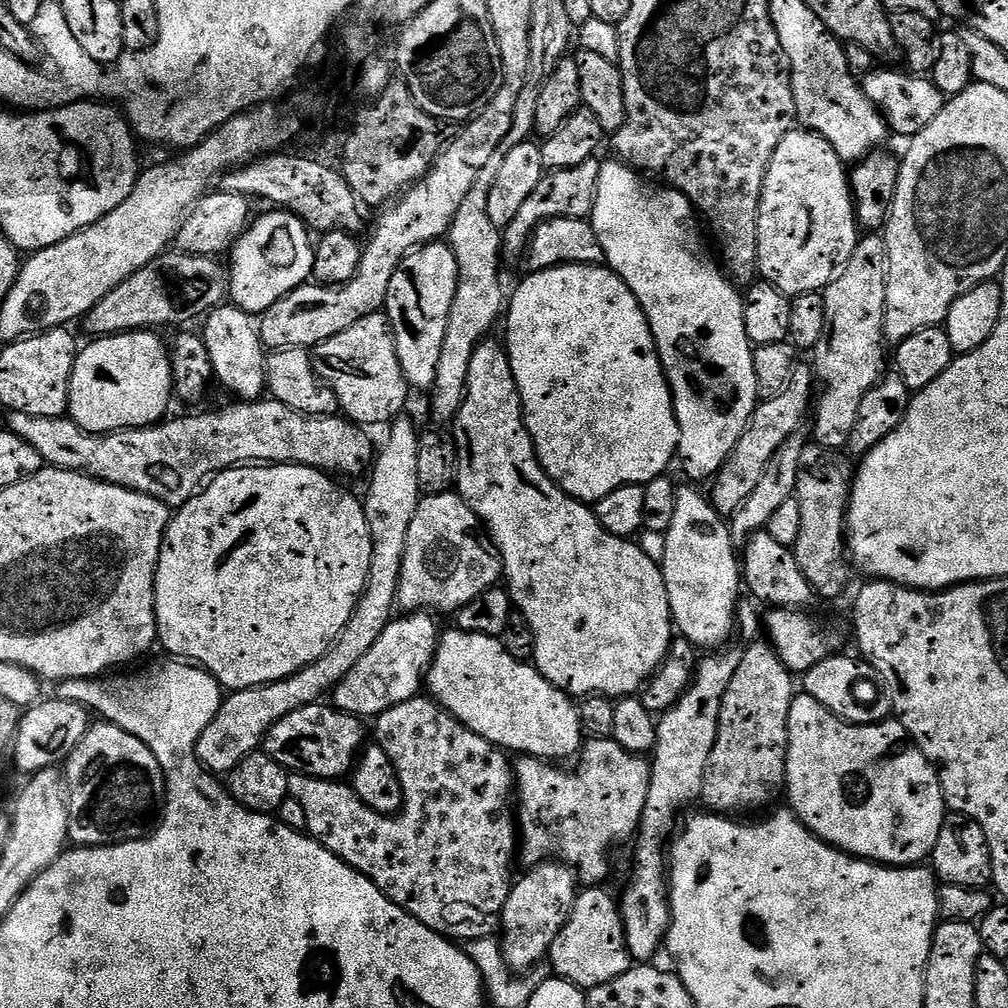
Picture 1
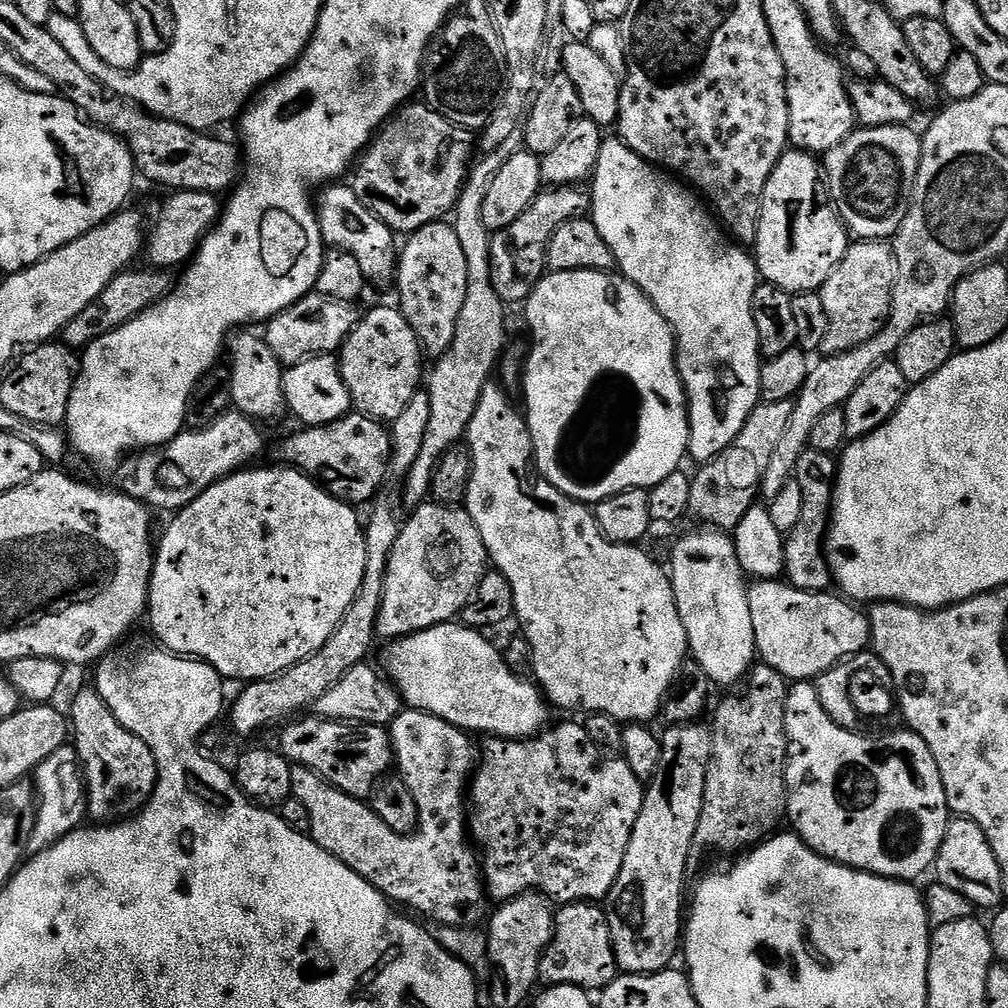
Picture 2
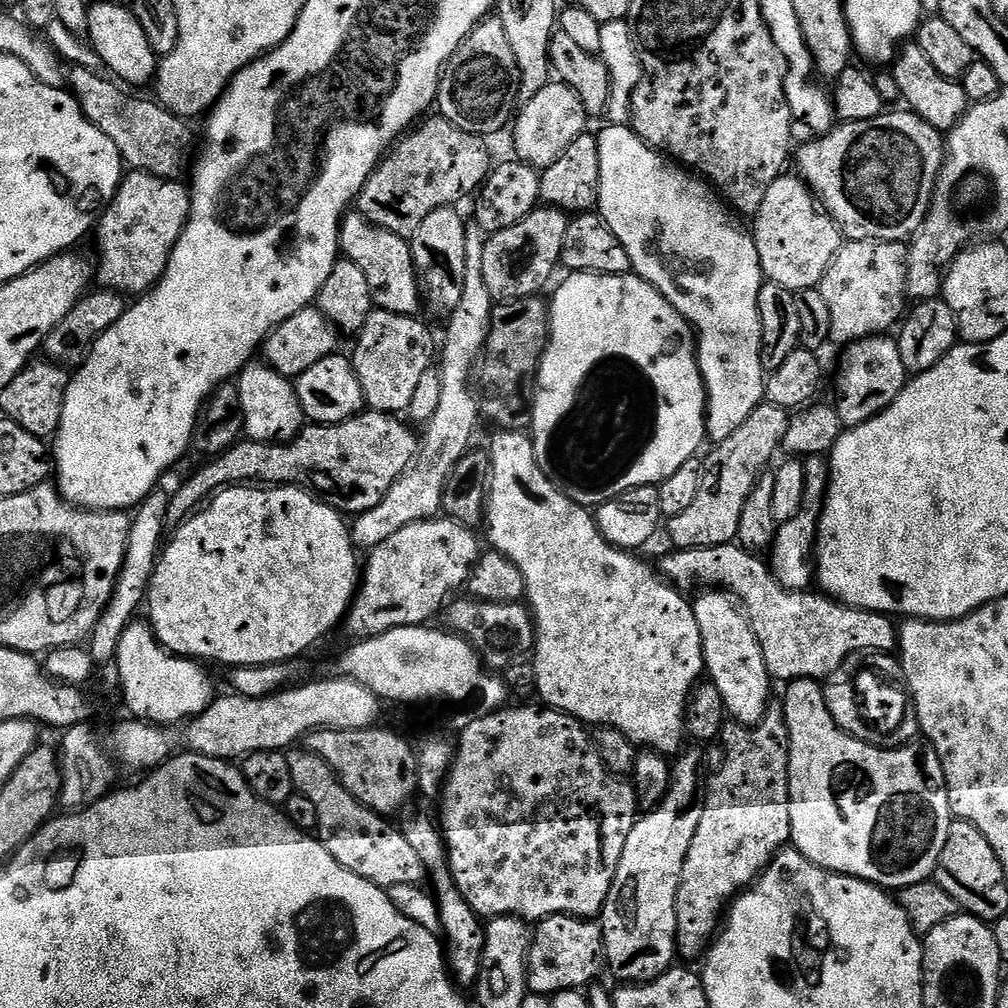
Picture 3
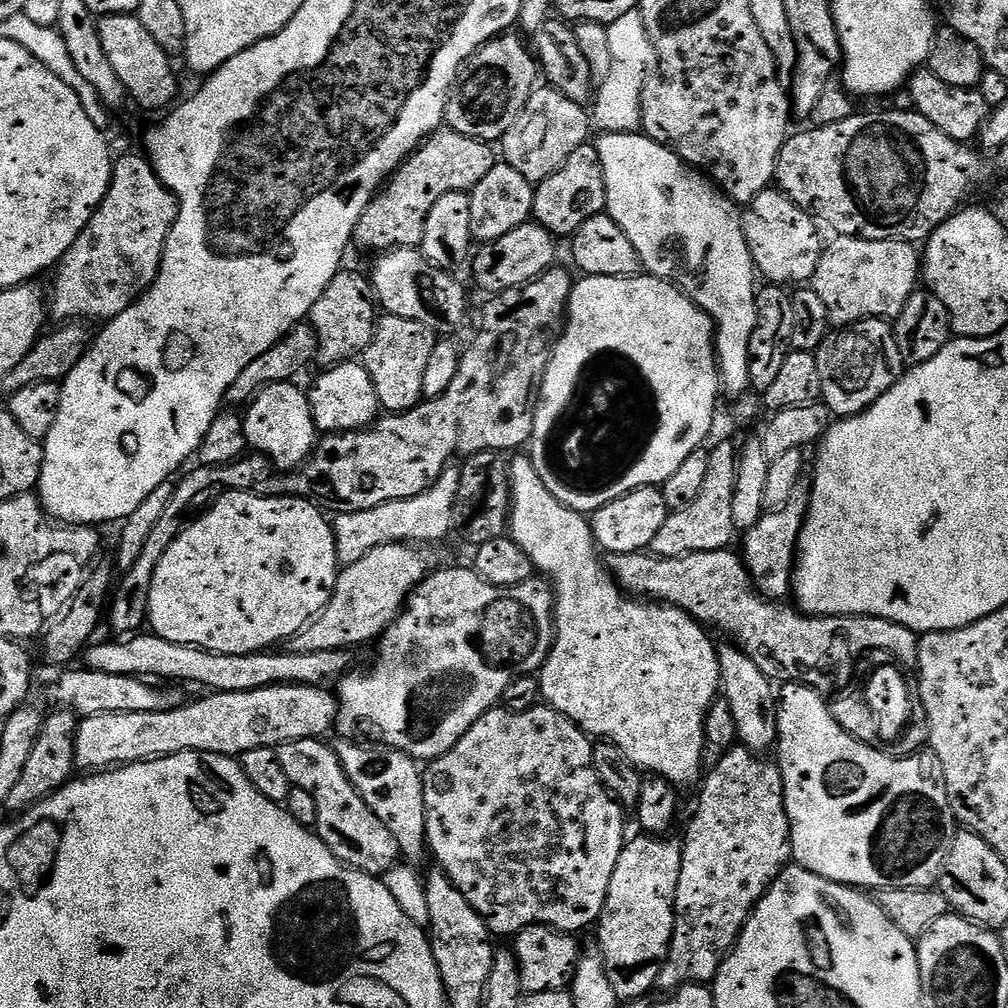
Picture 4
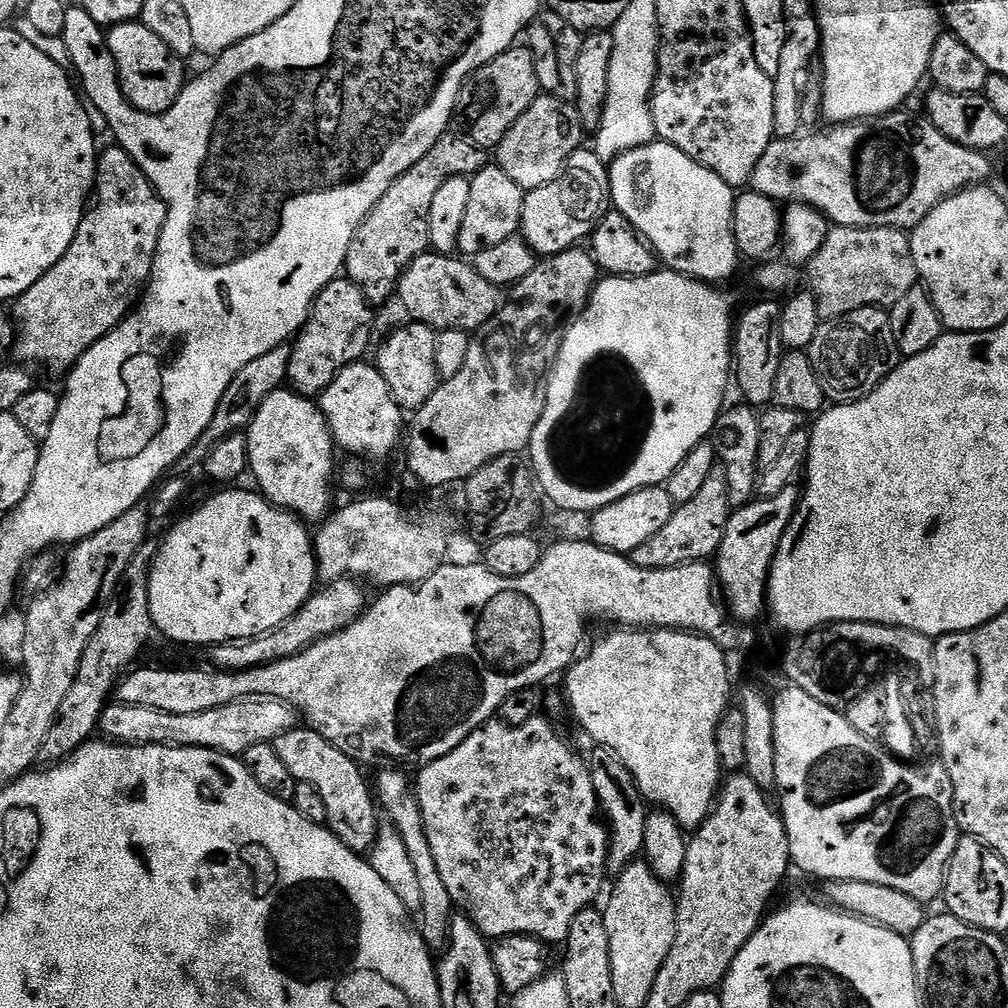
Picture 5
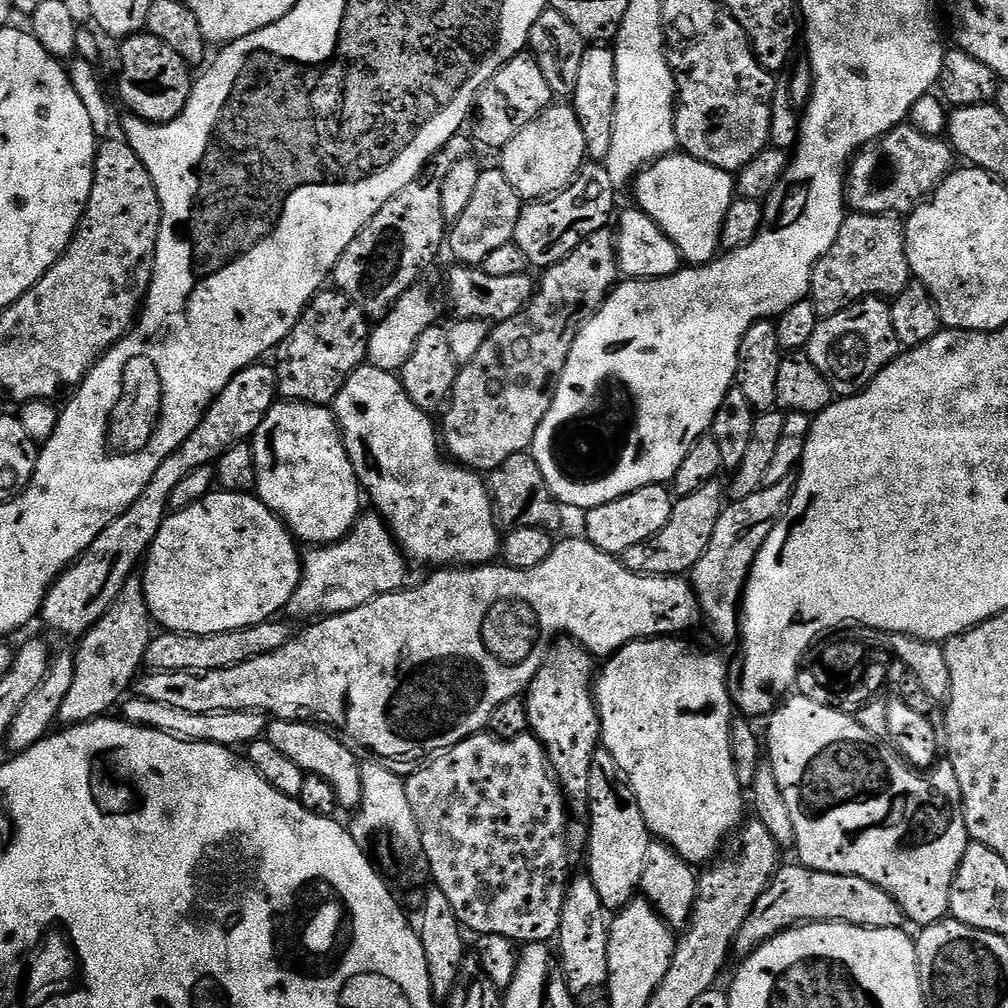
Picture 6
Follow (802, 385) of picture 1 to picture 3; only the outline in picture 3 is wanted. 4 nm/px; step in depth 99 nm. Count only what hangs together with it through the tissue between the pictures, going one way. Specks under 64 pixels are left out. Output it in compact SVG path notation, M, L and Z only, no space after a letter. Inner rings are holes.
M761 402L756 409L730 434L730 438L719 441L716 448L704 464L699 465L700 481L698 494L683 514L671 517L667 521L671 547L709 548L731 544L738 534L738 522L742 520L742 506L752 492L756 481L765 475L764 467L772 460L772 455L781 451L784 434L788 429L789 409L779 408L767 402Z

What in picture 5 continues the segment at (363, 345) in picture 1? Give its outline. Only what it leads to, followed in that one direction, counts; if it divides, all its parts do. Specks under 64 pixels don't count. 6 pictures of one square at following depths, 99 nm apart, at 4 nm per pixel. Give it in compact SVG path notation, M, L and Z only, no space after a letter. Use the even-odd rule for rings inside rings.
M407 322L401 328L396 328L375 349L374 363L382 378L386 378L386 386L390 386L390 394L396 399L396 405L405 413L415 413L434 394L441 384L438 366L434 360L438 351L437 329L428 324Z

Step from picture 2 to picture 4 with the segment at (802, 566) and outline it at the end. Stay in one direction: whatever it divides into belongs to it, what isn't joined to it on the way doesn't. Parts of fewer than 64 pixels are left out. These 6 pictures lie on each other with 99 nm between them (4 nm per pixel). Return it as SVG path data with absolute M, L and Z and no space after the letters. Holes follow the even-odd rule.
M798 486L790 494L790 502L773 512L765 511L753 528L743 533L744 552L742 559L752 575L756 591L769 602L780 602L792 590L792 569L796 567L796 543L800 537L800 528L808 513L810 492L807 487Z

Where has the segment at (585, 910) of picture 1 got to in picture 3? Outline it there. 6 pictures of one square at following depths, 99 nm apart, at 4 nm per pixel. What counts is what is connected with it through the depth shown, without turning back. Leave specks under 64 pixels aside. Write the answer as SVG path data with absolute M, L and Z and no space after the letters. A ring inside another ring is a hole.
M551 916L539 921L530 936L528 946L528 991L533 996L547 996L549 998L558 992L584 990L593 983L605 963L604 931L600 929L595 919L579 920L576 916Z

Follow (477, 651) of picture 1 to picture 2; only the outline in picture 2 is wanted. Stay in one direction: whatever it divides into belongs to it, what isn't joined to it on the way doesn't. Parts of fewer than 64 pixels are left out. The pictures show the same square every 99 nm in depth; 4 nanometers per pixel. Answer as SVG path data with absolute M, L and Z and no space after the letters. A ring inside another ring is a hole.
M462 622L430 626L412 636L401 636L391 641L385 647L388 649L384 652L382 668L408 708L428 712L469 734L485 732L485 737L501 736L504 740L526 740L540 735L550 724L547 699L531 679L515 676L510 666L506 666L501 649L495 648L484 636L487 635L483 631L467 628Z

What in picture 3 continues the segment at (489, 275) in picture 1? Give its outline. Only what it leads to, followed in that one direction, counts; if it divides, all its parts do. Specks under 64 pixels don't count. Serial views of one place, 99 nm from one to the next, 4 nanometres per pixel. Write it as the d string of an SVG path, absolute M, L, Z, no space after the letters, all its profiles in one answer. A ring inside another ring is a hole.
M469 235L466 246L466 278L462 286L462 299L447 317L448 329L444 332L444 349L438 352L438 371L442 378L442 394L438 410L423 425L418 440L416 459L400 475L398 482L390 486L386 498L378 506L359 513L351 521L350 531L353 545L360 550L377 548L390 534L398 534L402 526L410 526L419 520L430 520L441 515L444 506L444 490L454 466L470 450L468 444L476 432L476 423L481 423L480 406L474 391L474 373L484 354L484 343L488 341L488 327L492 321L494 301L486 282L482 282L481 237Z

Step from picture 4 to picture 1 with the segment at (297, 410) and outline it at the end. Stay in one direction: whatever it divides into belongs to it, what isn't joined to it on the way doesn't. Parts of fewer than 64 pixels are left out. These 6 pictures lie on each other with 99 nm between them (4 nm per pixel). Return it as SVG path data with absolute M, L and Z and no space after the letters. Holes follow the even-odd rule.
M221 306L213 308L207 316L203 317L202 335L206 351L210 353L210 362L214 366L214 374L218 384L228 392L233 392L233 397L244 402L261 399L265 395L268 379L266 378L266 349L260 340L260 329L257 321L249 313L235 306Z

